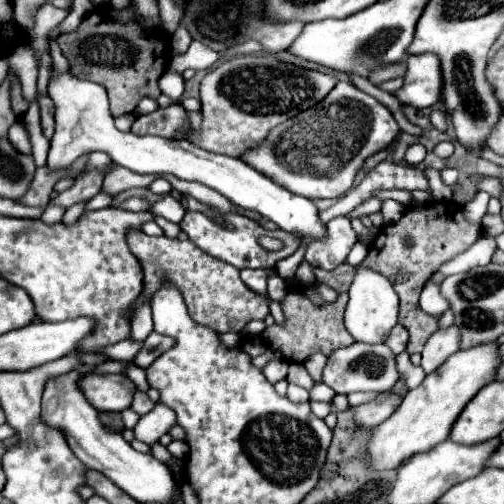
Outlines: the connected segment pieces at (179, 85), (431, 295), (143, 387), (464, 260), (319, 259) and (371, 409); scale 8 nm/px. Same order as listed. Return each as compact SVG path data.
M166 70L164 76L160 78L160 90L162 90L166 96L170 96L170 98L180 100L182 94L184 94L184 78L182 78L182 74Z
M428 282L424 286L424 290L420 294L420 308L422 308L422 312L426 312L428 316L434 316L434 318L440 318L448 310L448 304L446 304L446 300L442 300L438 284Z
M128 366L124 372L130 376L130 380L134 380L134 384L138 386L138 390L140 390L140 392L146 392L146 390L148 390L146 372L144 372L142 368L138 368L138 366Z
M484 234L472 248L468 248L464 254L458 254L456 260L446 262L438 272L442 272L442 276L450 276L450 274L460 274L460 272L468 272L476 266L486 266L492 258L496 250L496 242L490 234Z
M339 216L326 224L326 240L312 241L308 244L304 256L312 266L334 270L345 262L347 256L358 241L351 226L350 216Z
M382 392L372 402L356 406L356 420L362 426L378 426L394 412L394 408L400 406L400 402L402 402L402 396Z

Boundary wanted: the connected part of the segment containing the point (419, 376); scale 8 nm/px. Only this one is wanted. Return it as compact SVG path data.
M402 352L400 356L396 356L396 368L398 368L398 378L406 384L406 388L416 388L422 380L424 380L424 370L418 366L412 366L410 355Z

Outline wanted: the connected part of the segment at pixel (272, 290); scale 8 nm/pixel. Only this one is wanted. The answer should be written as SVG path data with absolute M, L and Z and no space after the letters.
M272 270L268 274L268 296L274 300L274 302L282 302L288 294L288 288L286 288L286 282L284 278L280 278L276 274L276 270Z

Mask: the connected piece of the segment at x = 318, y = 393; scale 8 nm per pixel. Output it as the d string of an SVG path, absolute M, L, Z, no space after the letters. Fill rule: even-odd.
M315 383L310 391L310 400L332 403L335 392L324 383Z

